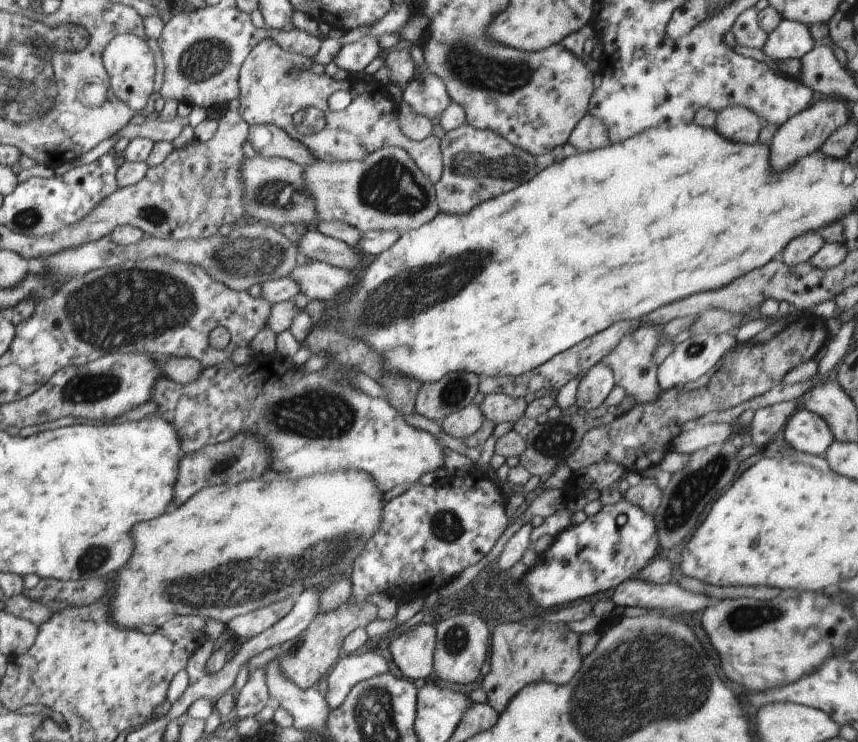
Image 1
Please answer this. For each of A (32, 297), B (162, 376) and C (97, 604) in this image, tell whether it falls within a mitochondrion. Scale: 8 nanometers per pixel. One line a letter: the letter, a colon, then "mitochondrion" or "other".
A: other
B: other
C: other

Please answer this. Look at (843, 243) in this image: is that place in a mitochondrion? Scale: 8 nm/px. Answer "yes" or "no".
no

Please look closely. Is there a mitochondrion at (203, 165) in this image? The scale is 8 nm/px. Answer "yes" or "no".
no

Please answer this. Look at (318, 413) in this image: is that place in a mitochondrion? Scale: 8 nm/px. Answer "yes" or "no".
yes

